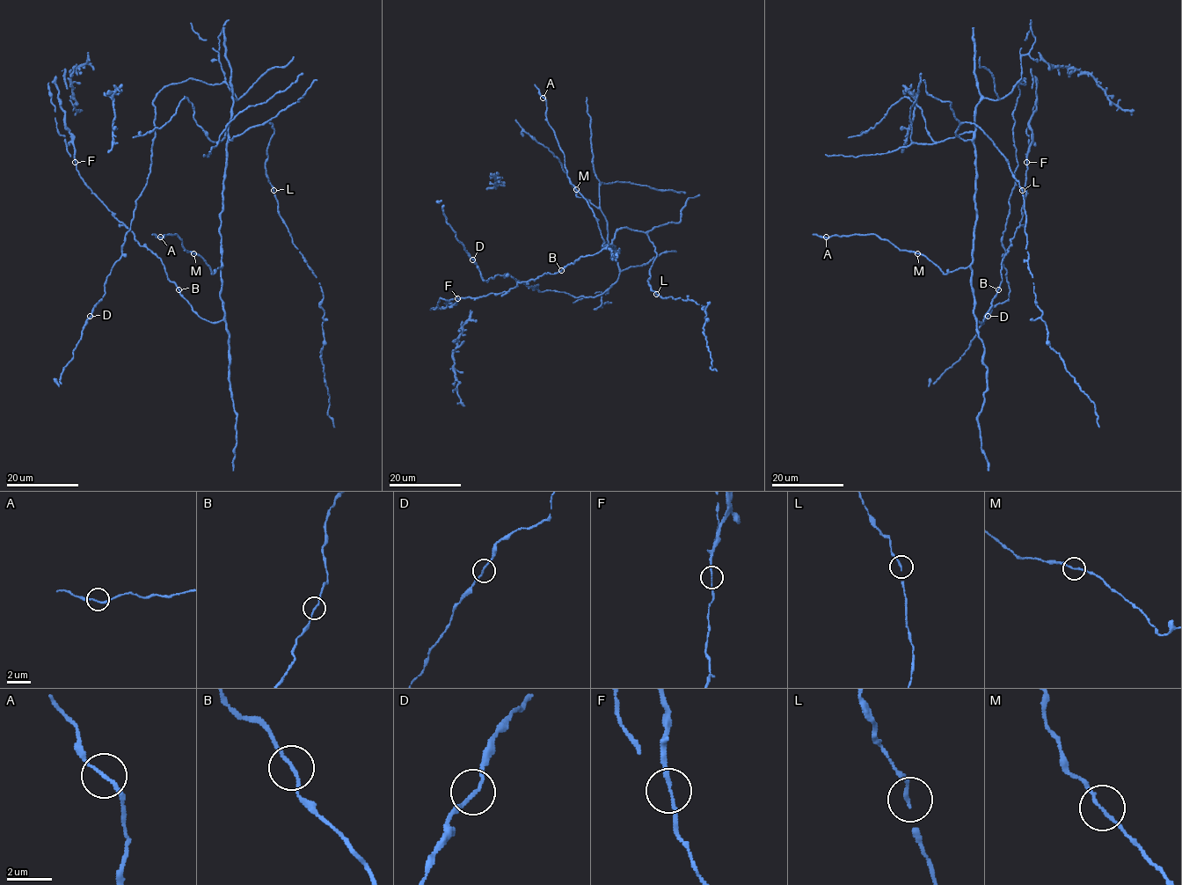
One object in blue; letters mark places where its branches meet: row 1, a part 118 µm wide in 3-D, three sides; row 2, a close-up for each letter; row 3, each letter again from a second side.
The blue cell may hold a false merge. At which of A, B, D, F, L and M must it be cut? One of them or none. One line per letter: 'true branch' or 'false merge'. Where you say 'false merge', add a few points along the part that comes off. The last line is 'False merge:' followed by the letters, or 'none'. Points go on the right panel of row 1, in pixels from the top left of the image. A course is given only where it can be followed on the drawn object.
A: true branch
B: true branch
D: true branch
F: false merge; foreign part runs (1026, 162), (1032, 142), (1029, 122), (1037, 106), (1037, 79), (1032, 76), (1032, 88)
L: true branch
M: true branch
False merge: F

